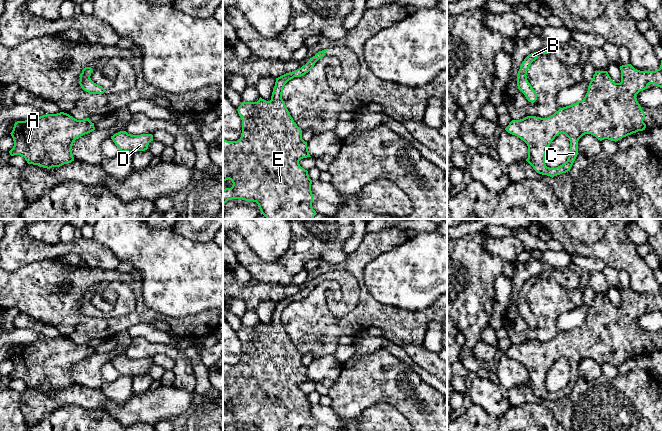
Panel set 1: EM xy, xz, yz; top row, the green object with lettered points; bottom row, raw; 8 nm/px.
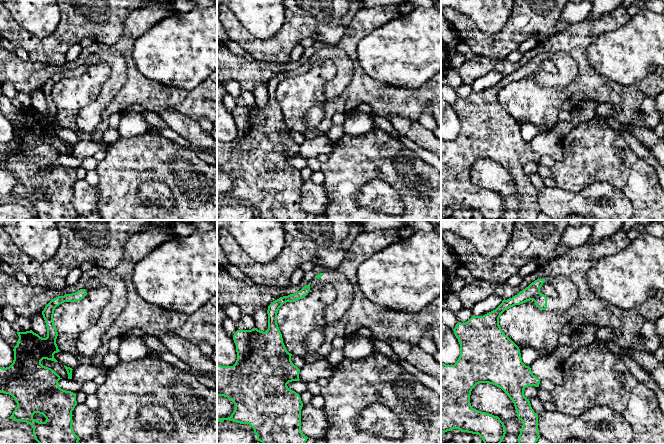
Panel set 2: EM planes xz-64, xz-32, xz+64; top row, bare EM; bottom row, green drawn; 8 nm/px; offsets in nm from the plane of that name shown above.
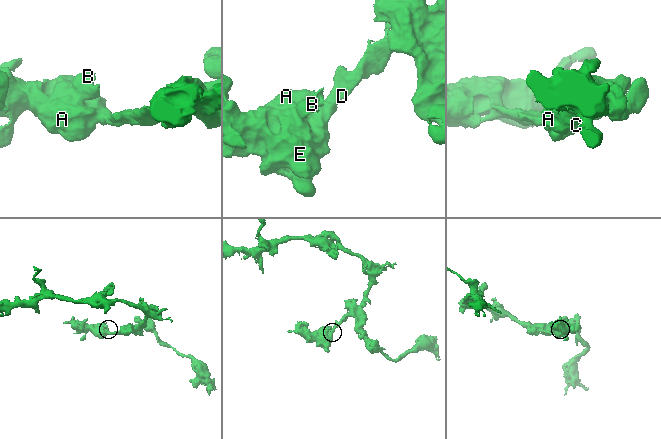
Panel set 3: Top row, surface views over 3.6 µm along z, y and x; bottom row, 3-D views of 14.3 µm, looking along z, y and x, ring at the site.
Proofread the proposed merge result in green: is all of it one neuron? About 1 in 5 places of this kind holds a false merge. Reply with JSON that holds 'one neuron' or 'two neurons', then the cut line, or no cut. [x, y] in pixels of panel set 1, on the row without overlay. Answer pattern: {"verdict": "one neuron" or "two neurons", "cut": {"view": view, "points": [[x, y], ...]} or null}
{"verdict": "one neuron", "cut": null}

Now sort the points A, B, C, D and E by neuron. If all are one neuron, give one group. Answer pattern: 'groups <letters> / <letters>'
groups A B C D E

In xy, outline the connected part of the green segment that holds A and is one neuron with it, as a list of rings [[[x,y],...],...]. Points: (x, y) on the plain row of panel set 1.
[[[64,336],[17,345],[10,357],[14,370],[9,377],[11,380],[20,379],[24,381],[28,388],[38,389],[47,393],[60,391],[74,385],[71,374],[74,365],[94,354],[94,347],[89,342],[77,344]]]

